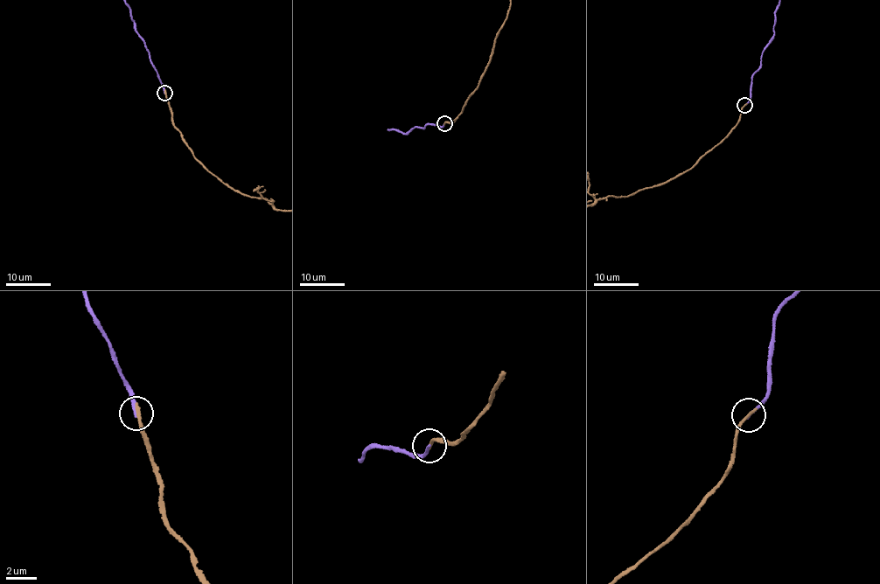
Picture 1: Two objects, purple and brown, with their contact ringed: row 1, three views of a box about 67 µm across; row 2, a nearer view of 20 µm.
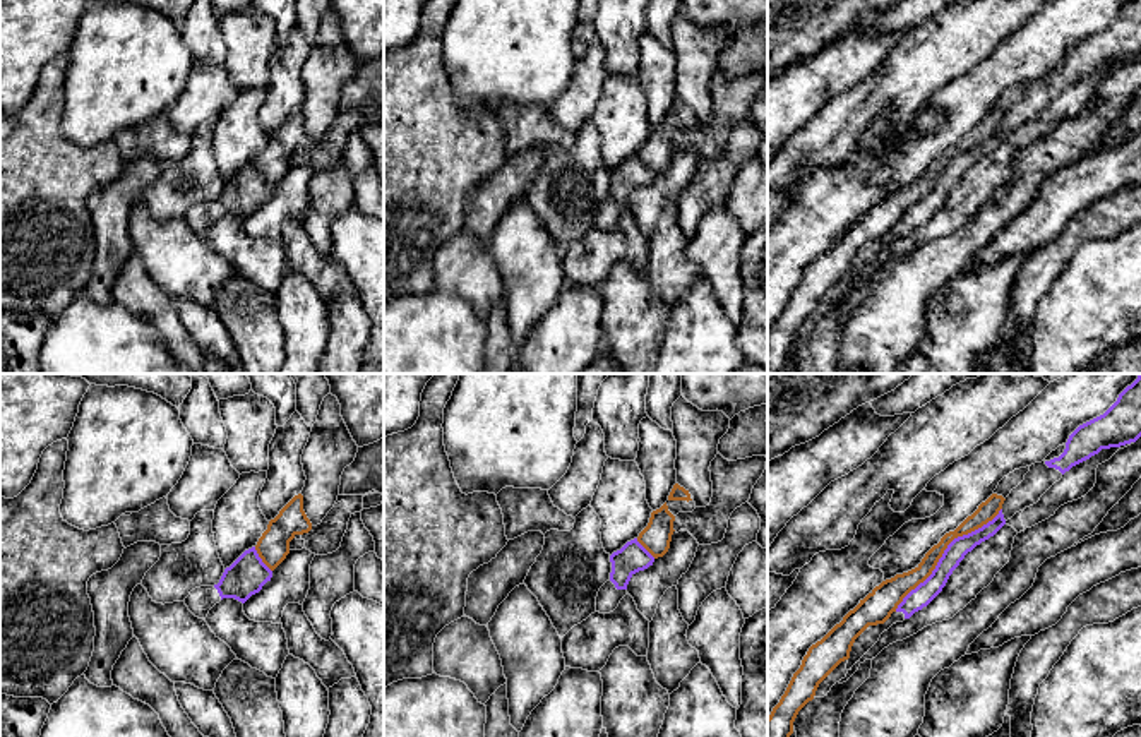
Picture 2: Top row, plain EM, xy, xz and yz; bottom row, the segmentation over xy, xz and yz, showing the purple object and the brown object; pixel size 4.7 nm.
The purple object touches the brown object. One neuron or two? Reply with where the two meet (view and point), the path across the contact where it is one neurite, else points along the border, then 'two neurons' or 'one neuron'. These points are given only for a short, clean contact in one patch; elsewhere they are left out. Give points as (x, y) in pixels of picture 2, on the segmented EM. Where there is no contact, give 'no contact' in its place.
meets purple in yz at (944, 552); two neurons

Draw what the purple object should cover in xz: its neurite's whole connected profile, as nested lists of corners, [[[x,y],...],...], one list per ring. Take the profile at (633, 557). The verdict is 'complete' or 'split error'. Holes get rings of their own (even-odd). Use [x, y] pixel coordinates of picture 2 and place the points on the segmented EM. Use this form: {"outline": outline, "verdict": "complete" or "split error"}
{"outline": [[[634,538],[613,552],[610,562],[610,579],[600,588],[596,596],[596,612],[600,614],[610,614],[618,607],[627,595],[630,578],[653,566],[654,557]]], "verdict": "split error"}

